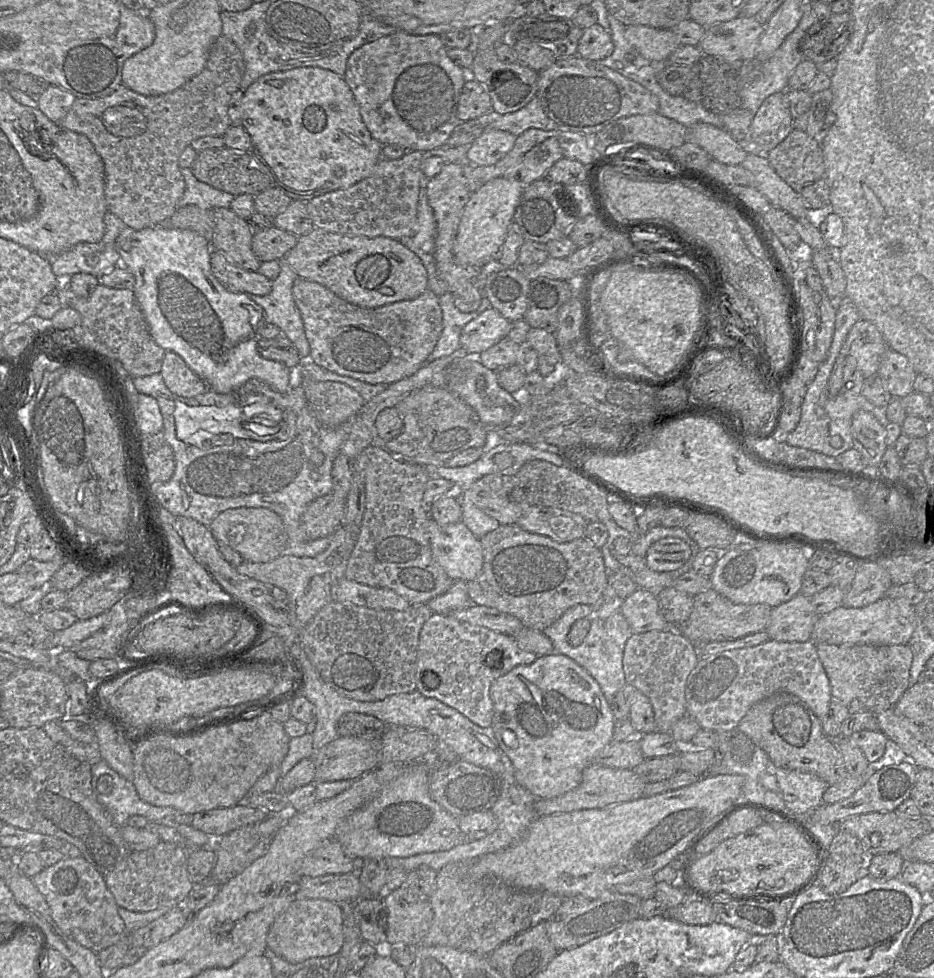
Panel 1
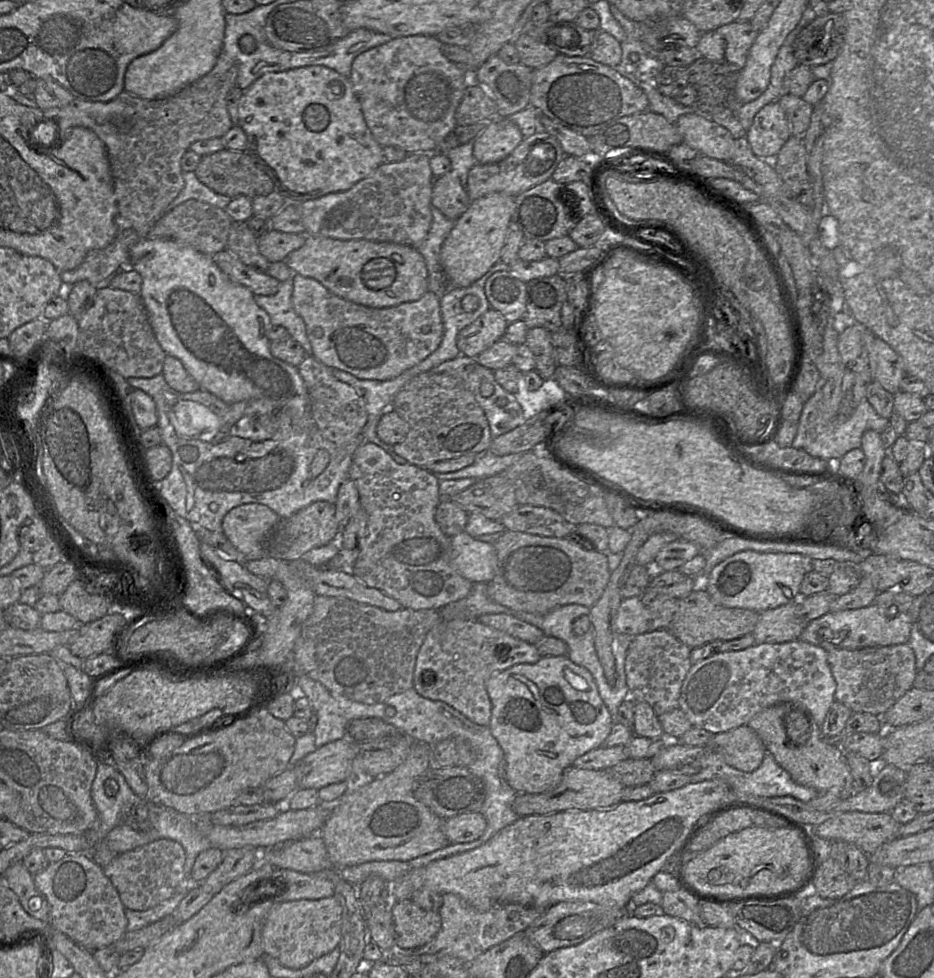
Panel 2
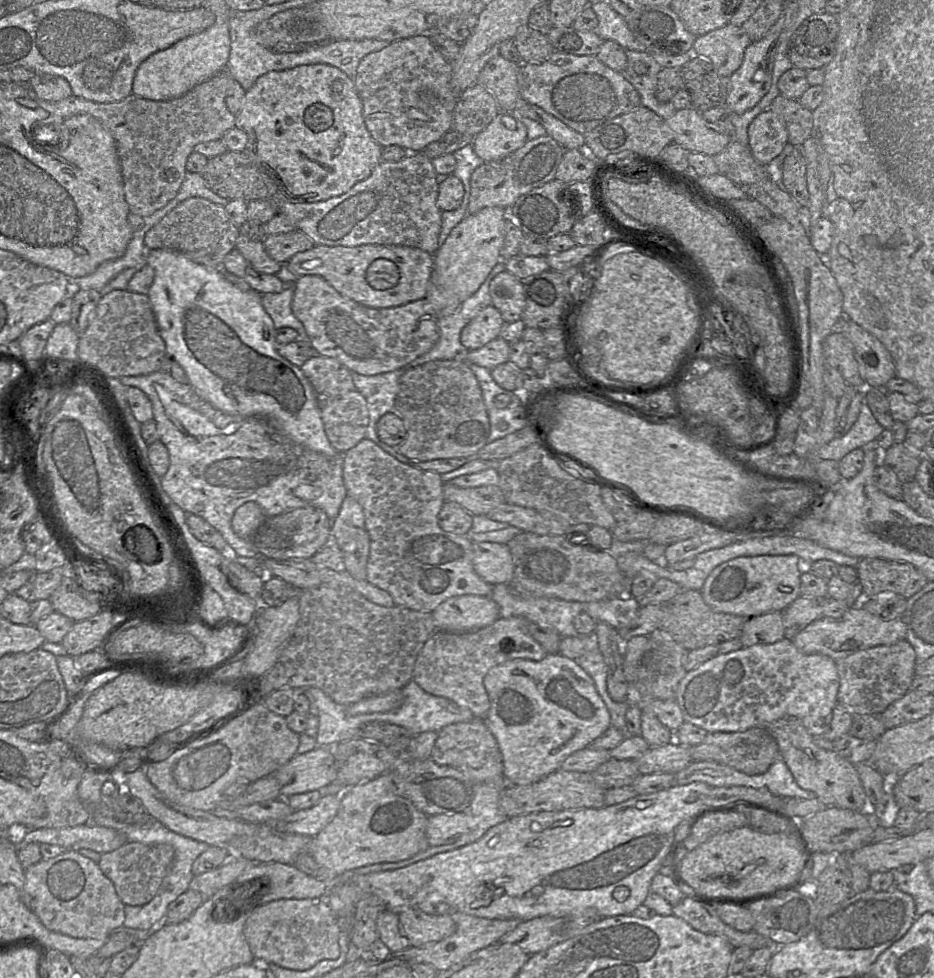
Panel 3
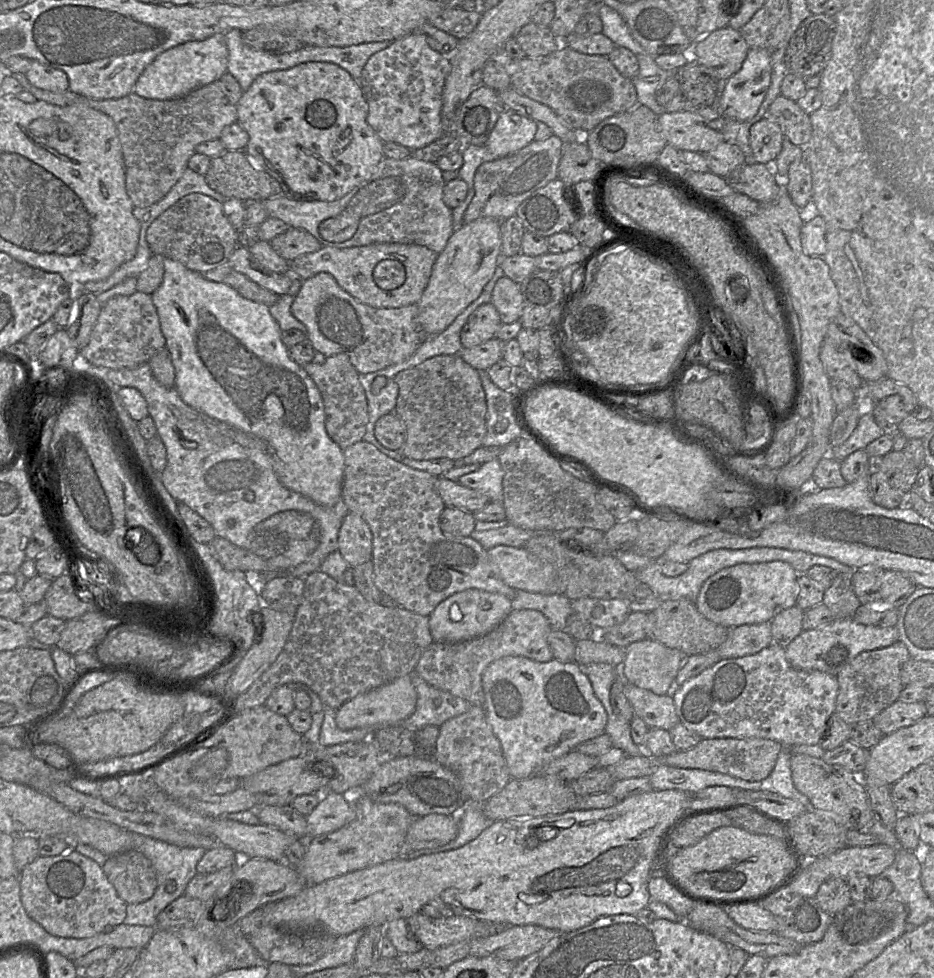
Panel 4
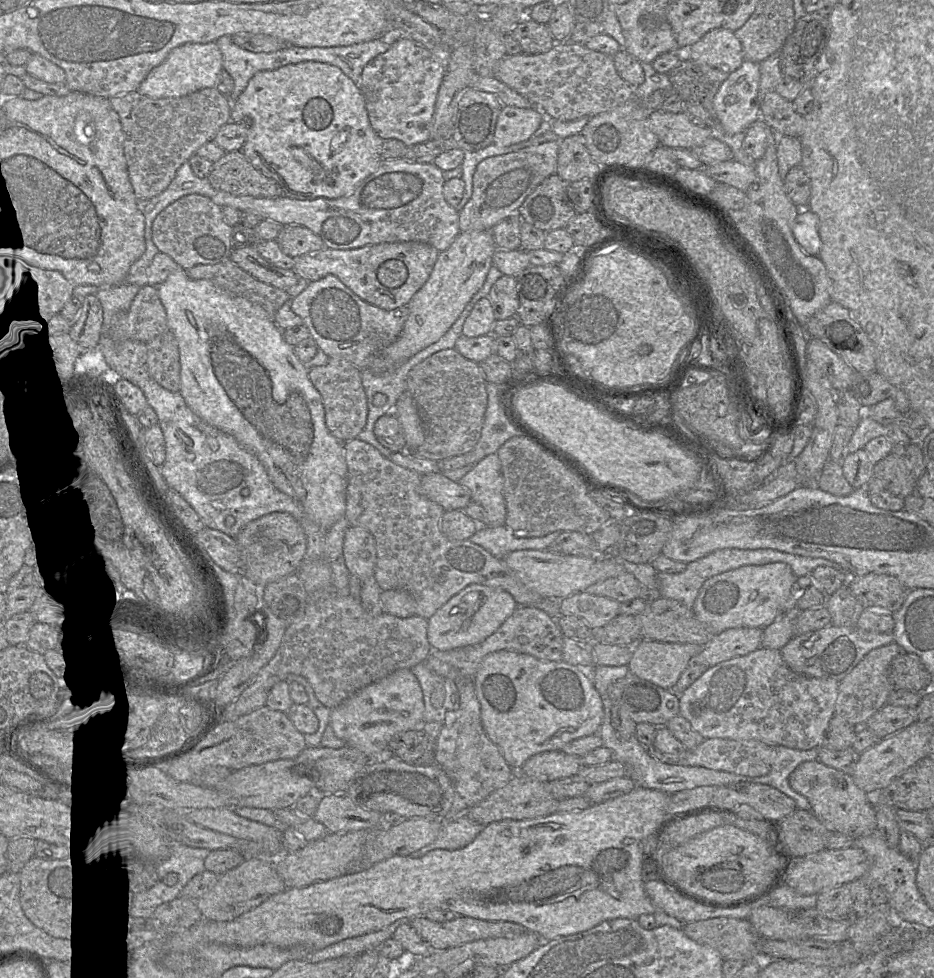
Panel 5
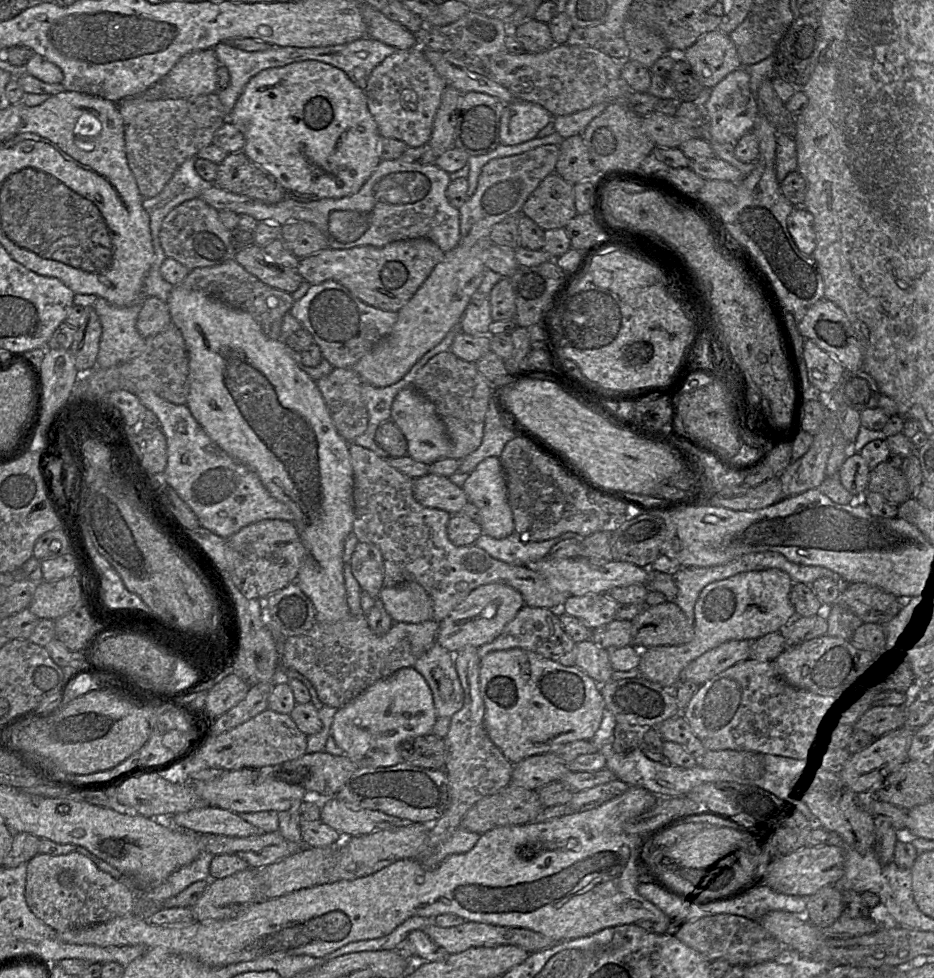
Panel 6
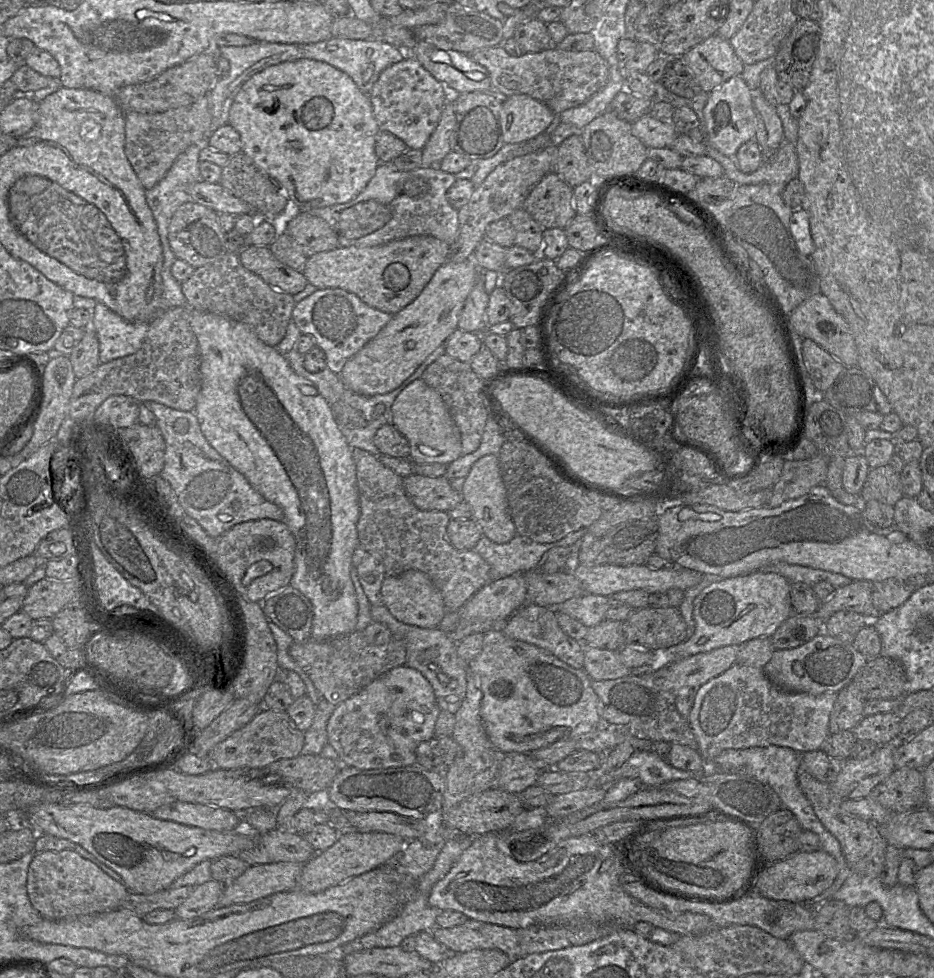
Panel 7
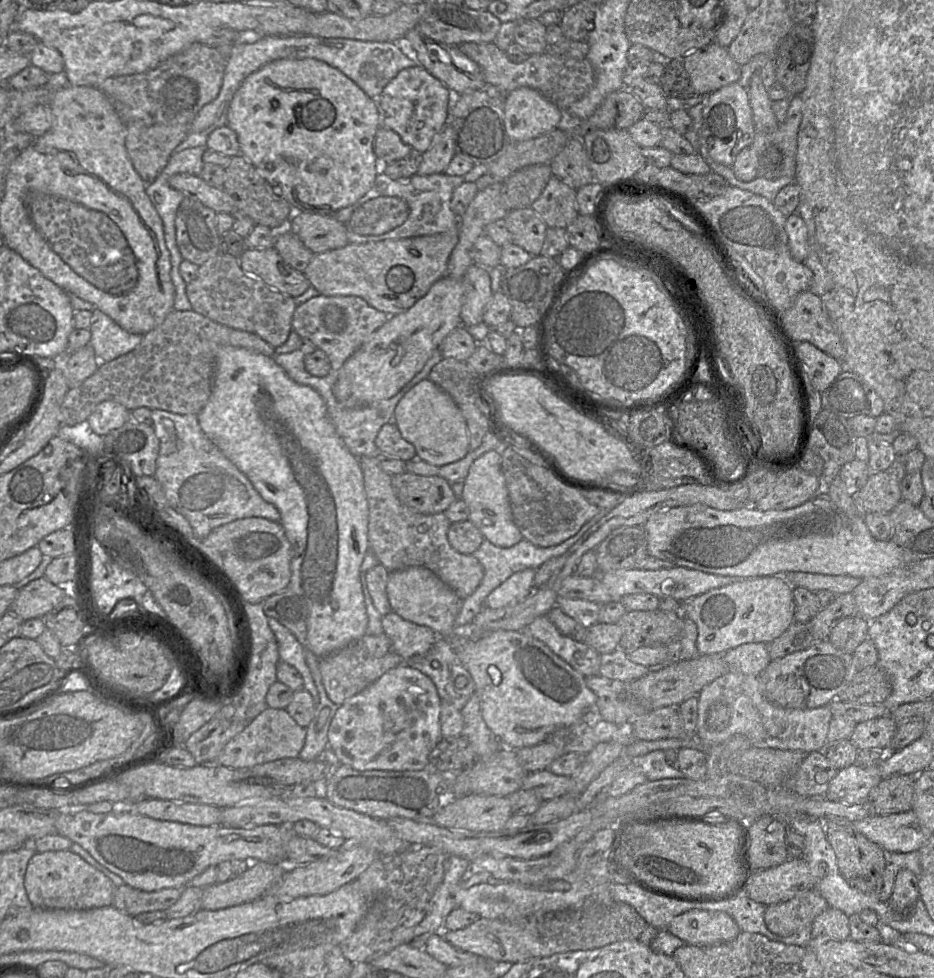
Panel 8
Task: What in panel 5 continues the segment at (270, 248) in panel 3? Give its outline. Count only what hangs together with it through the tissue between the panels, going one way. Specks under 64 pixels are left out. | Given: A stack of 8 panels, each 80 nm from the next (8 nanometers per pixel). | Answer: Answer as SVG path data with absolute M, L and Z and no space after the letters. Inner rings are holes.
M300 225L283 226L275 240L282 252L292 258L324 248L324 243L317 234Z

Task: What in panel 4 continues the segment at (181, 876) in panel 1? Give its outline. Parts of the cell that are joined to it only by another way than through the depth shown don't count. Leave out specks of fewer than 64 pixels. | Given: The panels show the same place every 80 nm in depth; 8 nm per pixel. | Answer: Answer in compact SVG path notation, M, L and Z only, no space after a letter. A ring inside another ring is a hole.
M137 850L109 856L102 870L118 896L127 904L150 899L157 888L153 864Z

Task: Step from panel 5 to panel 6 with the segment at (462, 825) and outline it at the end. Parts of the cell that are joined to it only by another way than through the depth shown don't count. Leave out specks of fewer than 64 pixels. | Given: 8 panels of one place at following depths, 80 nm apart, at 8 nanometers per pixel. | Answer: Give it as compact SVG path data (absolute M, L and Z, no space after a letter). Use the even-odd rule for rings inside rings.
M458 827L446 842L436 847L431 855L419 862L425 869L433 869L450 855L468 852L476 844L479 836L477 833Z

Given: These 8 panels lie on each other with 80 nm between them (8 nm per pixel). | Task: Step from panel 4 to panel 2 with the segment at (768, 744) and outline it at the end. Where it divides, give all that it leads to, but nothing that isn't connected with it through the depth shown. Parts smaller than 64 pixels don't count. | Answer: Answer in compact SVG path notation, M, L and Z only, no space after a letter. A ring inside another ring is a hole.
M742 725L727 732L714 734L707 748L715 749L724 756L728 765L744 772L756 770L761 765L767 752L760 737L748 725Z

